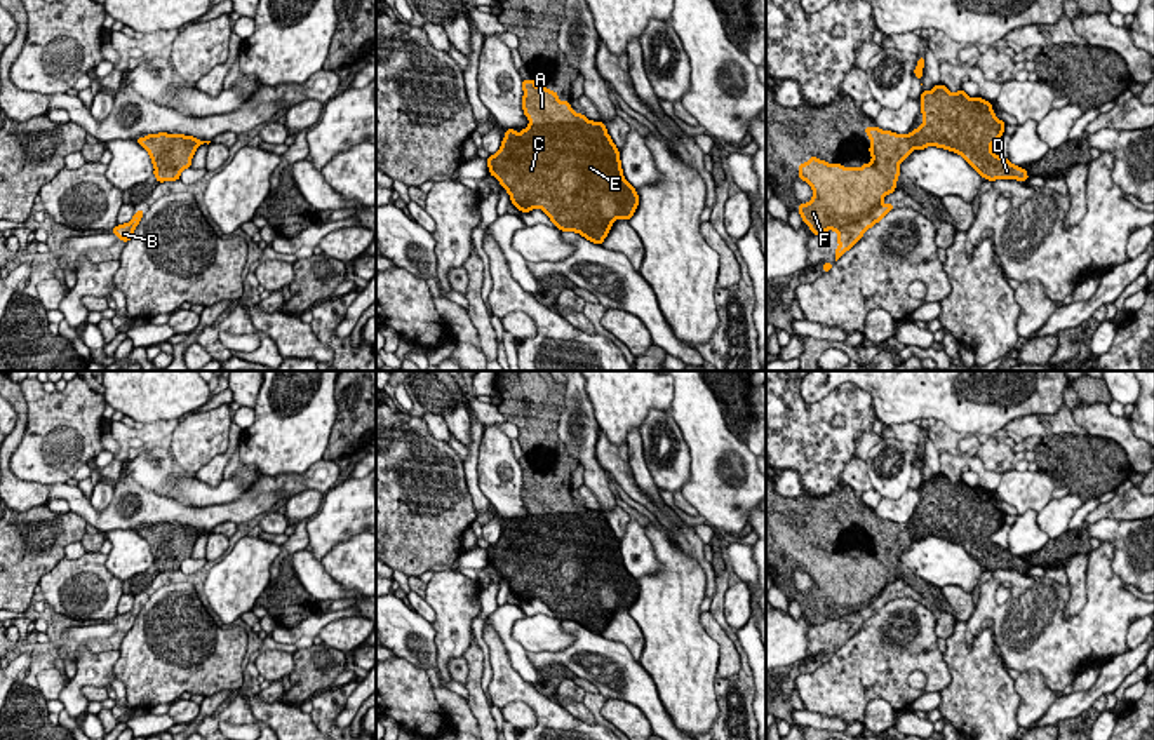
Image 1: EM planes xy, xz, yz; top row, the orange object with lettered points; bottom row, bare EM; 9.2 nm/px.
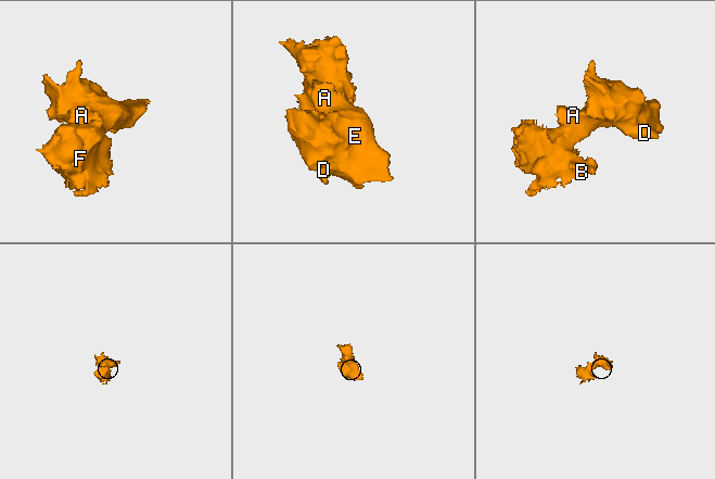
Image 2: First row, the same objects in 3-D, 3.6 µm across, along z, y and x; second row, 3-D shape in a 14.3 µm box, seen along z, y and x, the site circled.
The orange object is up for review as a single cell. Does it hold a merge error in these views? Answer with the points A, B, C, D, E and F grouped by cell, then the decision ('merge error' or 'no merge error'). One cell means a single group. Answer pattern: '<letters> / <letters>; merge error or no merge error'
A B C D E F; no merge error

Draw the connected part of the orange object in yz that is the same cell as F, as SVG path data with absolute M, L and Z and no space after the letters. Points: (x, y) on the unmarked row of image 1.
M938 474L931 481L923 479L919 503L923 515L909 524L865 517L872 550L862 557L818 547L799 554L799 569L813 580L811 590L799 594L799 604L813 625L837 623L835 651L895 599L882 590L896 580L898 557L914 540L936 536L954 542L989 571L1029 569L1025 559L992 542L1006 514L996 507L990 491L969 488L963 479L950 482Z

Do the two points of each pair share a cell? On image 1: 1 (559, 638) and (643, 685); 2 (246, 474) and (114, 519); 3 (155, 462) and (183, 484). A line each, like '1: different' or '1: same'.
1: different
2: different
3: same

